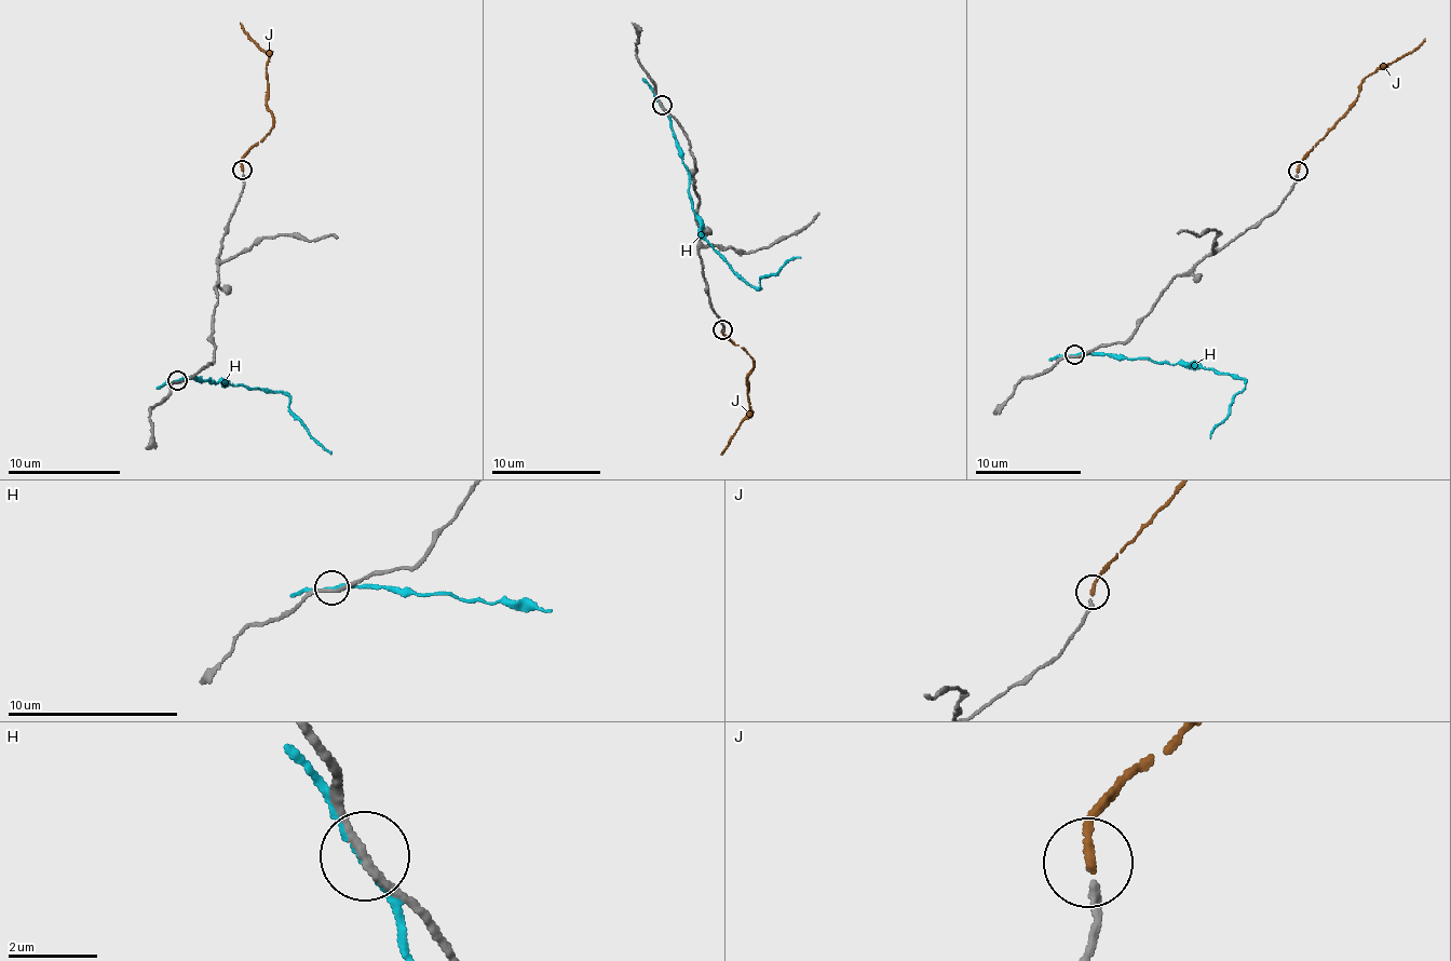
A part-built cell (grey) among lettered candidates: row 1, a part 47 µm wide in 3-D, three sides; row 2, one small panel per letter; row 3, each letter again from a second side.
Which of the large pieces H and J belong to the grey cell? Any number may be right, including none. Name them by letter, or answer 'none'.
J

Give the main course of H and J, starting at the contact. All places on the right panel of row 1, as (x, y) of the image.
H: (1075, 354), (1197, 364), (1239, 377), (1245, 386), (1234, 398), (1231, 413), (1210, 437)
J: (1297, 170), (1302, 157), (1343, 116), (1359, 83), (1424, 38)

